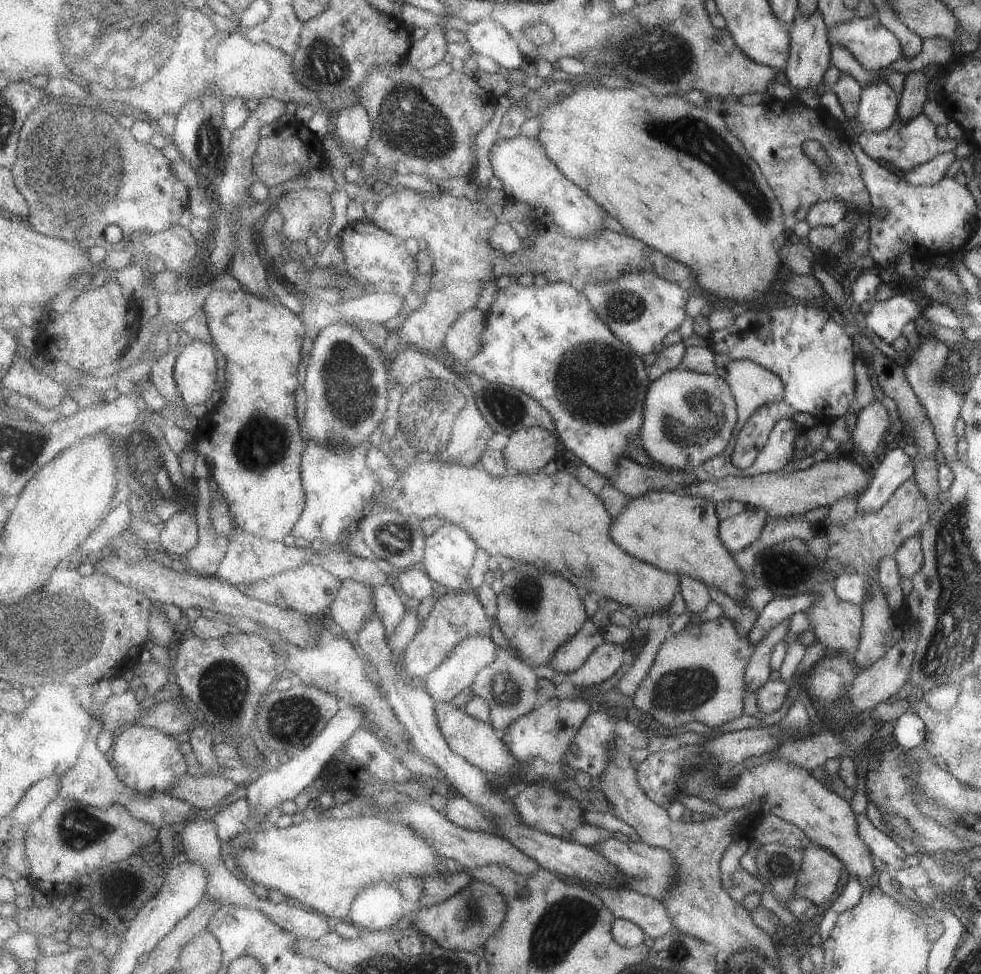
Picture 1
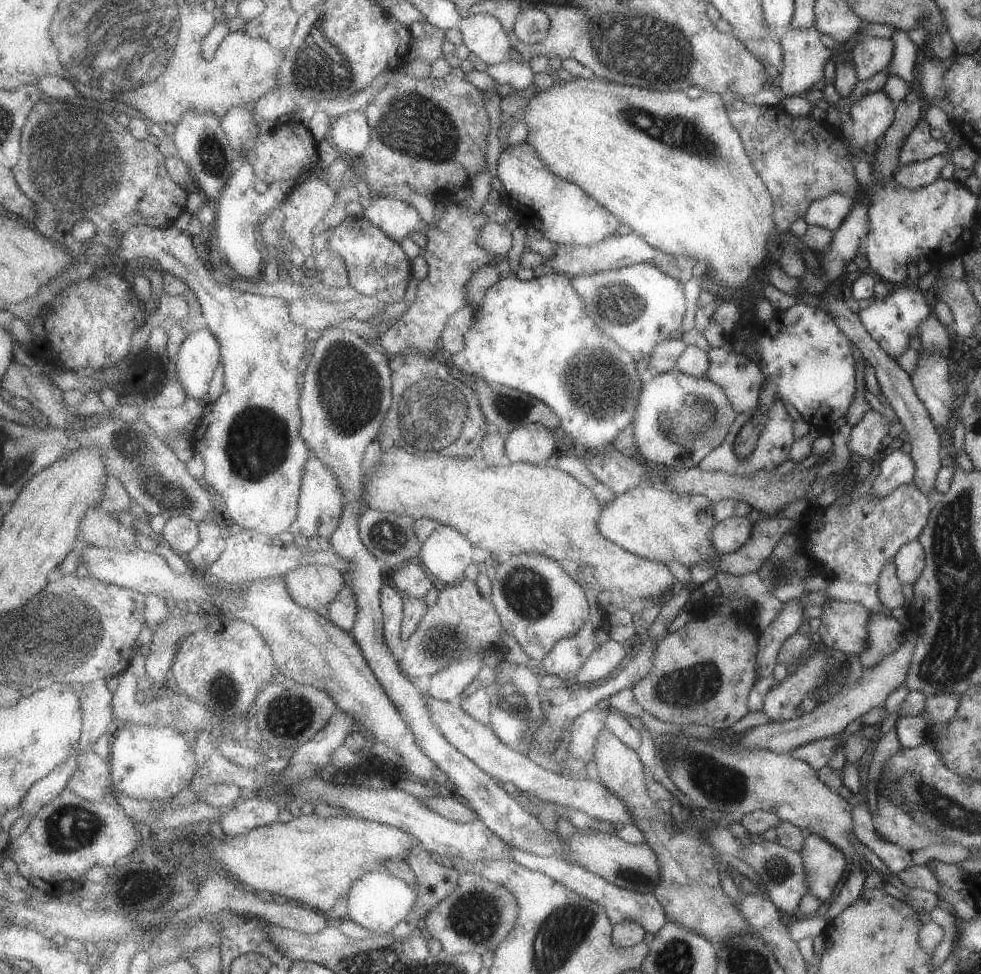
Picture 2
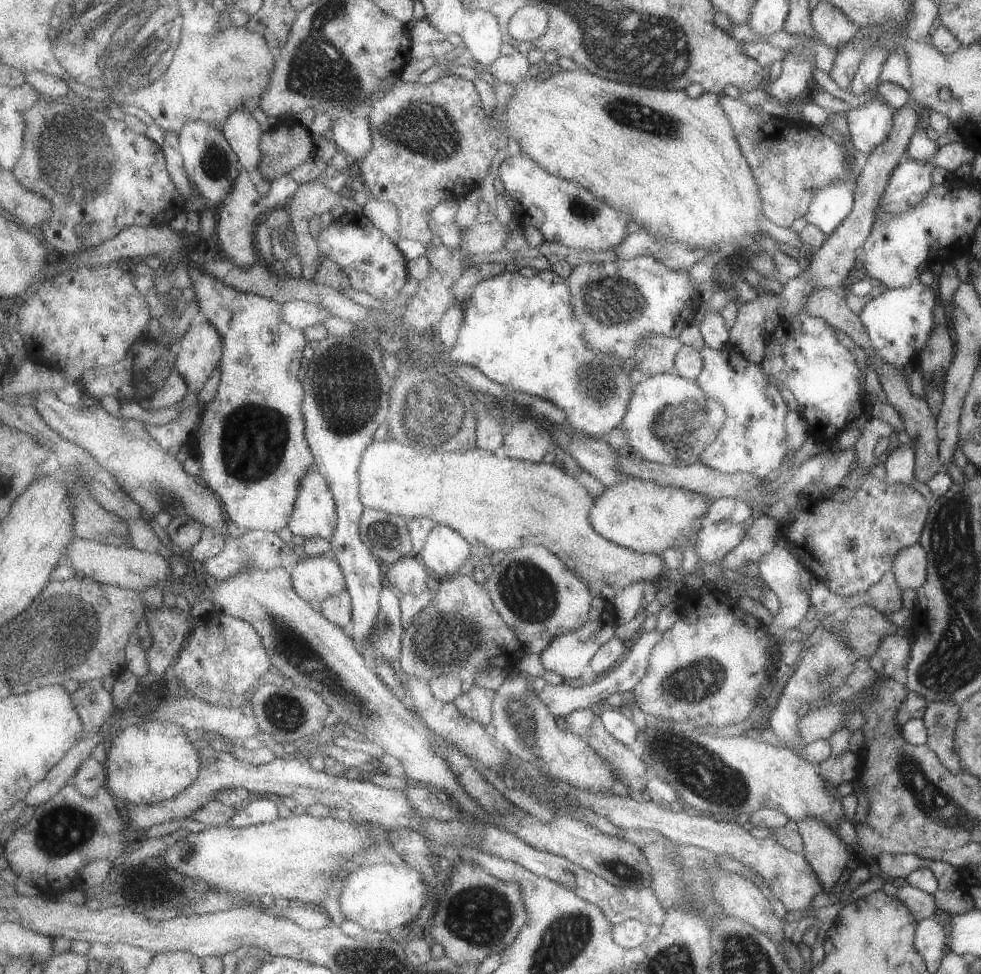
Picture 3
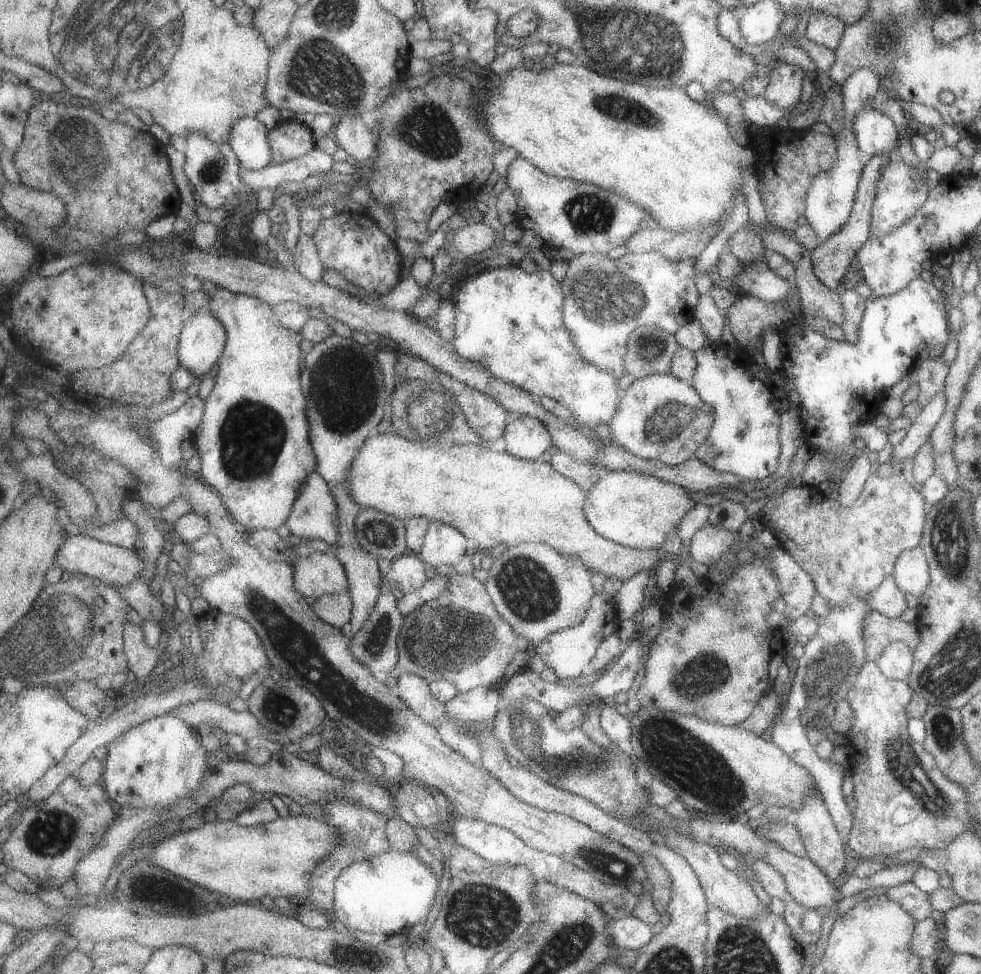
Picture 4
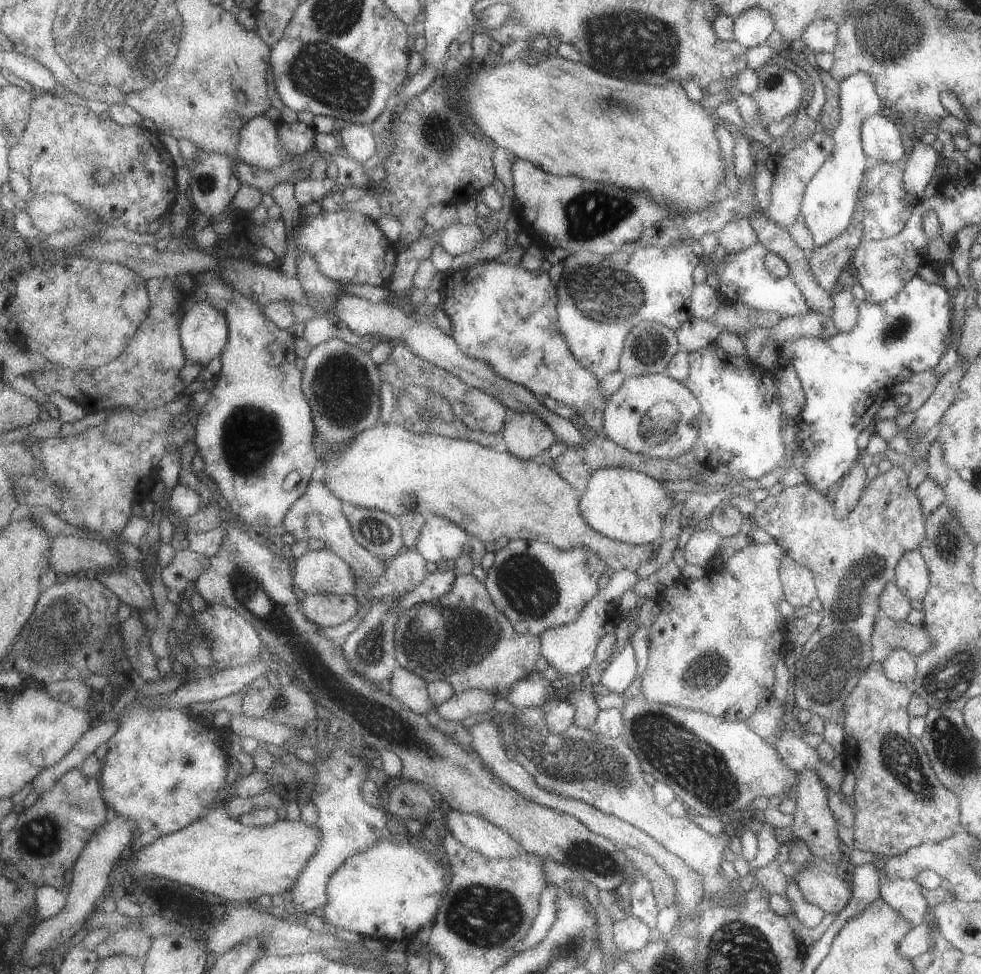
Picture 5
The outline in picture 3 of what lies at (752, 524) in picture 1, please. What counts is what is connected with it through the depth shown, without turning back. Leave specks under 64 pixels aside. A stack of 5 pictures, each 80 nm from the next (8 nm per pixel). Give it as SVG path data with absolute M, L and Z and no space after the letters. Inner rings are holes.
M707 522L696 533L693 547L700 561L717 564L744 542L746 532L747 528L743 522L741 524Z

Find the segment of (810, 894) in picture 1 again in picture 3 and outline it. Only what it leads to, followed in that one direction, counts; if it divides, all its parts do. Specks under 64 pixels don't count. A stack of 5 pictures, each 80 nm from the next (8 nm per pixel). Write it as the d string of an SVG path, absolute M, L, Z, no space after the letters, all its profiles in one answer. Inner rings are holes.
M805 817L796 823L796 829L803 840L805 861L812 867L825 893L830 892L846 867L849 854L846 847L821 818Z

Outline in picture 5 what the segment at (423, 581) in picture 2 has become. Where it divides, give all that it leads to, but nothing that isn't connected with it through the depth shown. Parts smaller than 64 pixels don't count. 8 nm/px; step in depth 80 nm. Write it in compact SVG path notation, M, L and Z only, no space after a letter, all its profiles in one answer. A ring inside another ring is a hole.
M405 548L391 561L379 584L372 586L372 599L390 599L395 591L412 592L427 578L427 574L427 560L416 548Z

